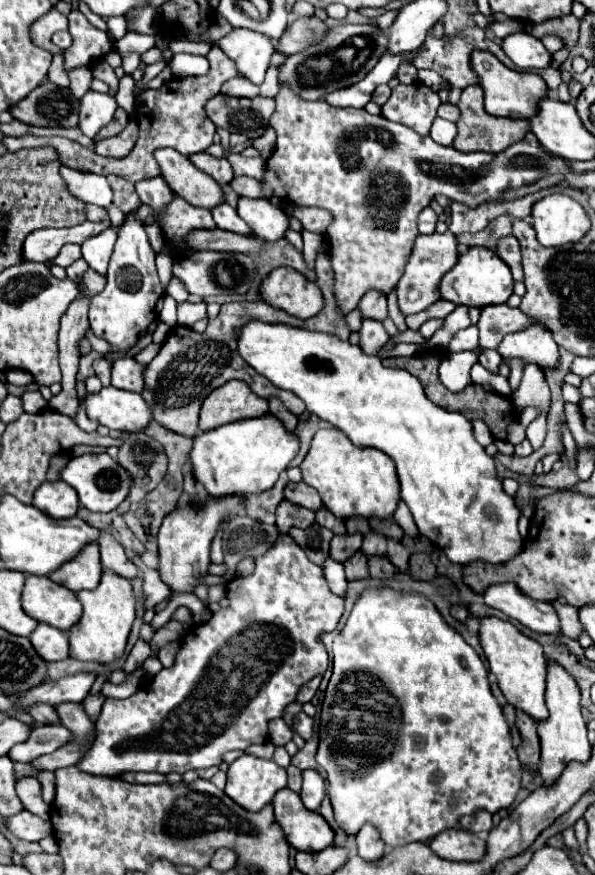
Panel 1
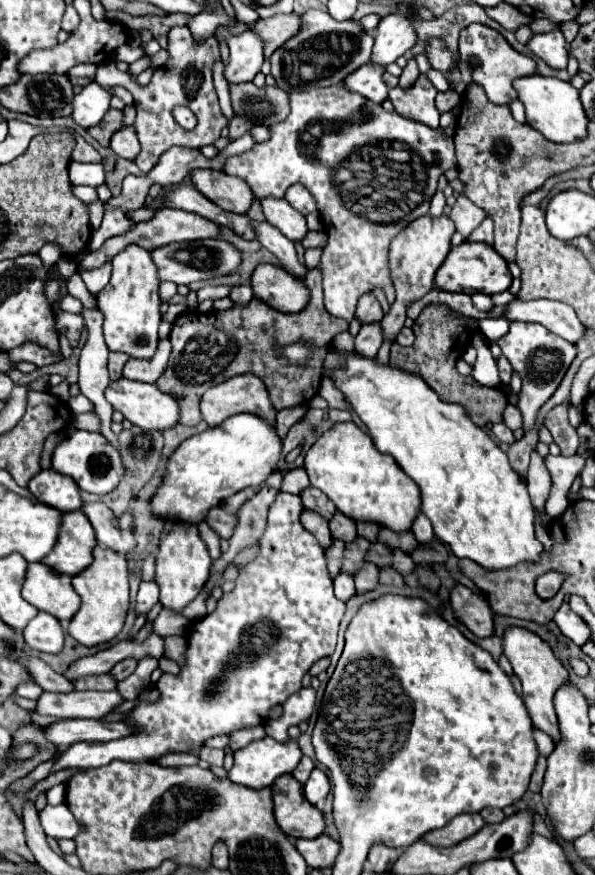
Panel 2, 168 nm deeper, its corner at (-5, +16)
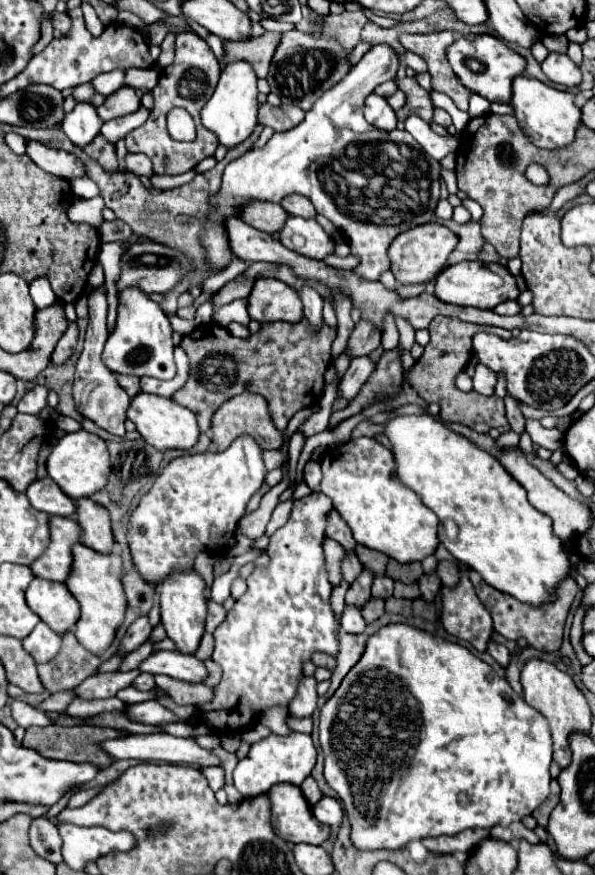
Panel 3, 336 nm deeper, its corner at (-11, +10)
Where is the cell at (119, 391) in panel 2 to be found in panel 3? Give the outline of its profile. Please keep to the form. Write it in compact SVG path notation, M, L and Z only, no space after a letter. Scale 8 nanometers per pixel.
M138 394L132 400L132 406L128 408L128 418L136 424L136 430L142 434L142 438L160 452L190 450L192 446L196 446L198 436L200 436L196 416L188 408L176 404L170 398L160 398L154 394Z

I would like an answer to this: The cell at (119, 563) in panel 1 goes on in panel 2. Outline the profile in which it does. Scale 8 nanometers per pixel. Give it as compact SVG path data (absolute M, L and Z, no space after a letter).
M102 502L84 504L82 510L88 516L88 520L92 522L96 540L100 546L112 548L114 552L120 552L120 554L130 554L136 548L134 534L130 530L120 528L118 518L106 504L102 504Z

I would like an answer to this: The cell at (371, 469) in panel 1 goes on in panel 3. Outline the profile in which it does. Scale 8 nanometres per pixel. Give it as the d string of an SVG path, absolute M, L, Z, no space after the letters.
M356 438L342 444L336 450L326 452L322 458L322 472L324 478L320 484L320 492L332 498L334 508L344 518L358 544L378 550L400 564L422 562L426 556L436 552L440 544L438 540L440 520L436 518L436 514L432 514L432 510L424 508L420 498L408 486L404 486L402 482L398 482L398 478L394 478L394 454L388 448L384 448L380 442L376 442L374 438Z

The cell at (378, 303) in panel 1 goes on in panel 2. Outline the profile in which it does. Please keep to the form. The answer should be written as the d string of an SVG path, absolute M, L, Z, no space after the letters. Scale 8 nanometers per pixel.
M372 292L362 294L358 300L356 318L360 318L360 322L378 322L378 320L382 320L382 316L384 316L384 312L382 312L376 296Z

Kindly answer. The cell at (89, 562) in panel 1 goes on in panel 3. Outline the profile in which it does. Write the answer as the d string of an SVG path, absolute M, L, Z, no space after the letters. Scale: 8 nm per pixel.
M50 516L50 544L42 556L38 556L30 570L36 578L64 582L72 566L72 546L80 538L80 526L72 518Z

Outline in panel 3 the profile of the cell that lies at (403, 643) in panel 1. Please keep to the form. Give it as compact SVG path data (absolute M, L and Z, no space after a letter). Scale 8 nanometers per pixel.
M390 624L380 628L368 638L364 658L348 672L334 696L320 710L320 746L324 752L324 776L330 788L344 804L344 812L352 824L352 842L360 850L398 850L408 840L422 840L428 836L458 834L466 828L494 828L498 824L510 826L516 820L532 814L550 794L550 762L552 762L552 736L546 718L528 706L510 684L500 678L486 662L476 658L468 648L436 638L424 630L406 624Z

